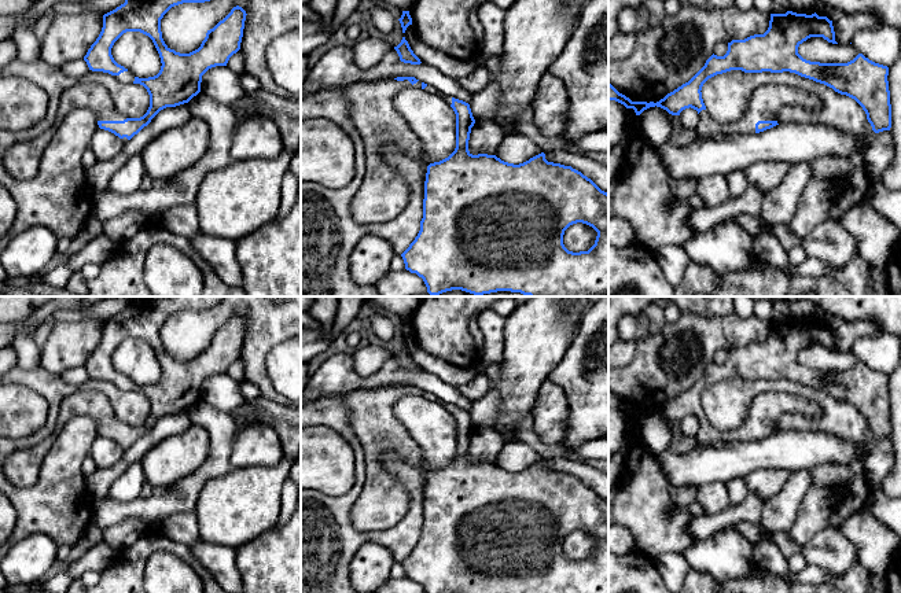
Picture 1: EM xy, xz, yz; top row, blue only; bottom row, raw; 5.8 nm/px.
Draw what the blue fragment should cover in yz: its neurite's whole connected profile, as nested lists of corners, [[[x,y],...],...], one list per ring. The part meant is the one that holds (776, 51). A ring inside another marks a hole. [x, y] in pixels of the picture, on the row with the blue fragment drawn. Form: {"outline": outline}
{"outline": [[[771,14],[769,27],[764,34],[728,43],[724,56],[711,55],[705,66],[685,84],[668,93],[659,102],[632,102],[608,82],[608,100],[615,100],[640,115],[650,107],[661,107],[672,115],[685,108],[699,114],[696,126],[699,137],[718,133],[751,135],[771,129],[777,124],[776,114],[783,106],[801,106],[817,110],[820,100],[803,89],[787,85],[764,85],[755,89],[743,115],[731,124],[714,121],[703,103],[703,84],[731,70],[744,73],[790,71],[832,88],[841,95],[854,99],[865,111],[875,133],[890,130],[891,104],[889,91],[889,67],[875,63],[858,54],[847,63],[820,63],[803,59],[798,47],[810,37],[835,41],[832,21],[827,16],[797,14]]]}

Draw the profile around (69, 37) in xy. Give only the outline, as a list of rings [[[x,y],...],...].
[[[58,14],[41,41],[41,59],[60,69],[66,62],[84,59],[103,27],[103,14]]]

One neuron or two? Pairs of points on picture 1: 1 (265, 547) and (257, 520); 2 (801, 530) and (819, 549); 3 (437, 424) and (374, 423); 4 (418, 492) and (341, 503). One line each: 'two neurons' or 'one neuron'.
1: two neurons
2: two neurons
3: two neurons
4: one neuron

